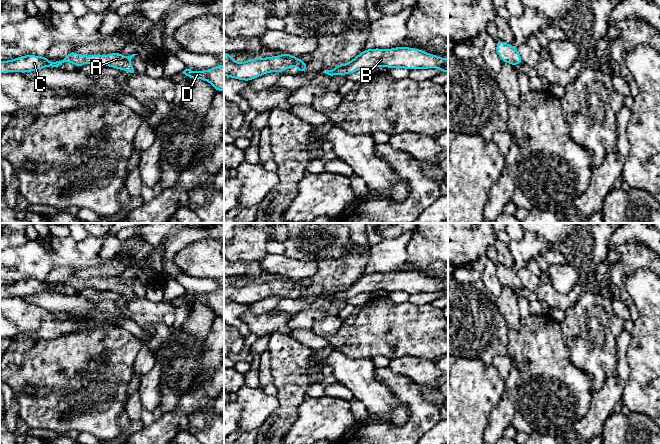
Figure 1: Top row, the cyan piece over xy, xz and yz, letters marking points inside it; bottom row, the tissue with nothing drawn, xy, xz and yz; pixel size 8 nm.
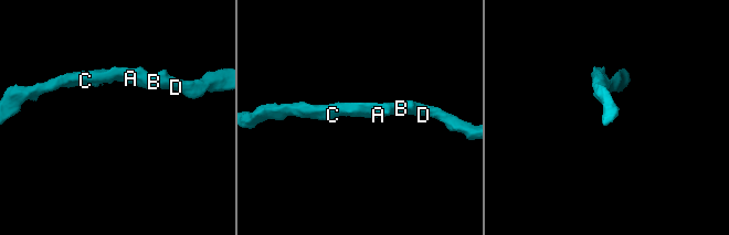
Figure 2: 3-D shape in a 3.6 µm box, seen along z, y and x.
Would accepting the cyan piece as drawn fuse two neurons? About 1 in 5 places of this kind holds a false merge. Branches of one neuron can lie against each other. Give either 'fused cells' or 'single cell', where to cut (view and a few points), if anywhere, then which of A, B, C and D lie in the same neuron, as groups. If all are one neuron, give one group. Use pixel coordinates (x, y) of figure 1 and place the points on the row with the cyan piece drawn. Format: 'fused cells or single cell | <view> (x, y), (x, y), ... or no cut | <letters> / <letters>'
single cell | no cut | A B C D

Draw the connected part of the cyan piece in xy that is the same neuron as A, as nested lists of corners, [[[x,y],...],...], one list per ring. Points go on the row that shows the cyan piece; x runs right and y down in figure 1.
[[[75,50],[68,53],[68,55],[55,62],[50,62],[46,56],[37,55],[23,55],[13,60],[0,61],[0,73],[20,72],[27,73],[43,69],[45,67],[53,67],[59,69],[59,67],[67,62],[73,63],[77,69],[82,65],[89,63],[99,66],[110,66],[118,70],[124,70],[126,72],[134,73],[134,68],[130,60],[138,54],[132,54],[127,57],[123,57],[121,52],[106,54],[106,55],[79,55]]]

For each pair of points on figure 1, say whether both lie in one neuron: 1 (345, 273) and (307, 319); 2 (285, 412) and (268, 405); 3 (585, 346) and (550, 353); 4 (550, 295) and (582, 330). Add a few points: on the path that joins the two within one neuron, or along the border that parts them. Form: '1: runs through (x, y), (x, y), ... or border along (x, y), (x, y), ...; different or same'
1: runs through (331, 278), (314, 295), (315, 305); same
2: border along (277, 396), (278, 407), (260, 425); different
3: border along (560, 328), (568, 357), (581, 370); different
4: border along (581, 294), (564, 311); different

